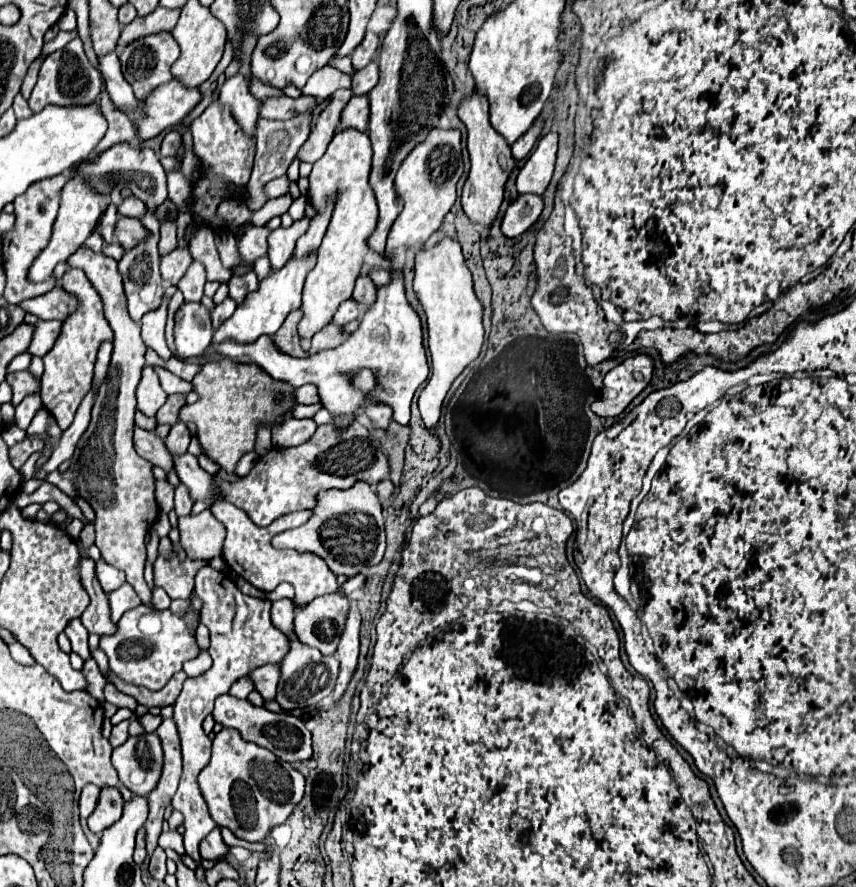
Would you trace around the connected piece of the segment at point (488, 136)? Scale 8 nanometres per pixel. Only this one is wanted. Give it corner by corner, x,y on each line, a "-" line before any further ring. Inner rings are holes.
476,90
470,96
466,96
458,106
458,118
464,122
468,130
466,148
470,154
470,174
462,188
462,208
472,222
478,222
484,228
490,228
492,220
500,210
500,204
504,198
504,184
508,180
508,174
514,168
514,158
510,154
510,146
506,144
506,140
490,126
486,96
478,94

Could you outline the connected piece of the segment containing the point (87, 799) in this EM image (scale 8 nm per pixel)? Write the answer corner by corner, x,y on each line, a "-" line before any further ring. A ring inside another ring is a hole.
86,784
84,786
82,796
80,796
80,818
82,820
86,820
94,812
94,808
98,804
98,796
100,796
100,788
98,786
94,786
94,784

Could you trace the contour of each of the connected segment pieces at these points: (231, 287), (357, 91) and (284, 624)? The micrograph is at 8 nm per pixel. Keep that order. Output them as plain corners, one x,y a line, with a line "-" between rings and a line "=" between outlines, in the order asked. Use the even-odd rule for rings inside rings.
242,274
242,276
232,276
228,280
228,296
236,302
236,304
242,304
244,302
244,296
254,292
258,286
258,278
256,276
250,276
250,274
=
370,62
366,68
358,70
352,76
352,94
354,96
364,96
368,94
374,86
378,84
378,64
=
288,598
276,600
272,602
272,624
282,630
284,634
290,634
294,630
292,622
294,622
294,602

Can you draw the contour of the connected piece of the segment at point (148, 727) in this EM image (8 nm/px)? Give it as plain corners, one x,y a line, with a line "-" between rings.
144,714
144,716
136,716
136,720
142,724
142,728
146,732
156,732
156,728
160,726
162,718
160,716
152,716
152,714

